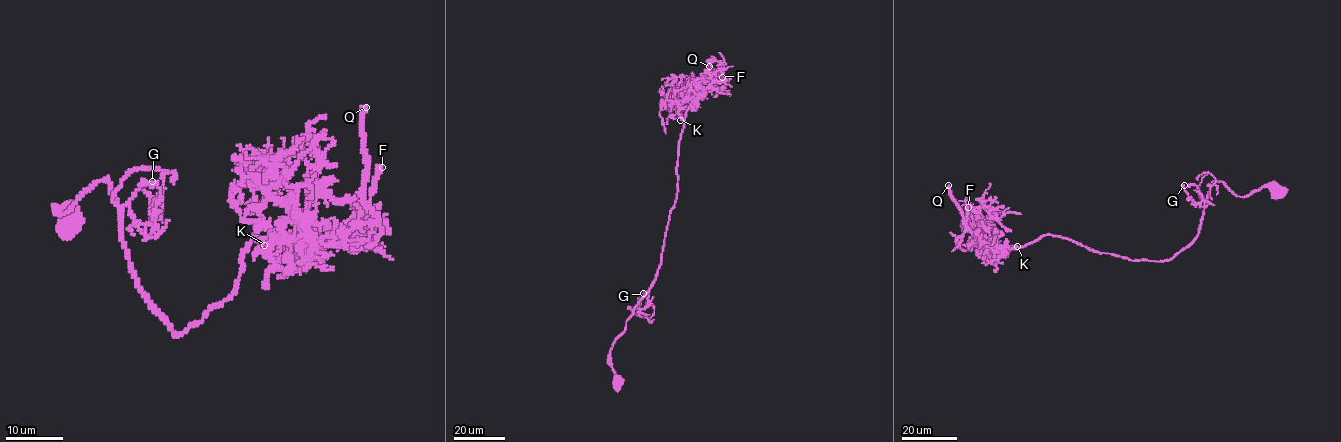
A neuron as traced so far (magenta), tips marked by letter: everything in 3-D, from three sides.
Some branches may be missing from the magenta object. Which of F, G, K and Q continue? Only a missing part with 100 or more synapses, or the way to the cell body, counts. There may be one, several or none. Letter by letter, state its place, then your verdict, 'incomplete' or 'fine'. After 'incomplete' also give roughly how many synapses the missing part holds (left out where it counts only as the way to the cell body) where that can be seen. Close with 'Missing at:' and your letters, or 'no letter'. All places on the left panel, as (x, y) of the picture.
F: place (382, 167); fine
G: place (152, 181); fine
K: place (264, 245); fine
Q: place (366, 107); incomplete; 120 synapses
Missing at: Q

